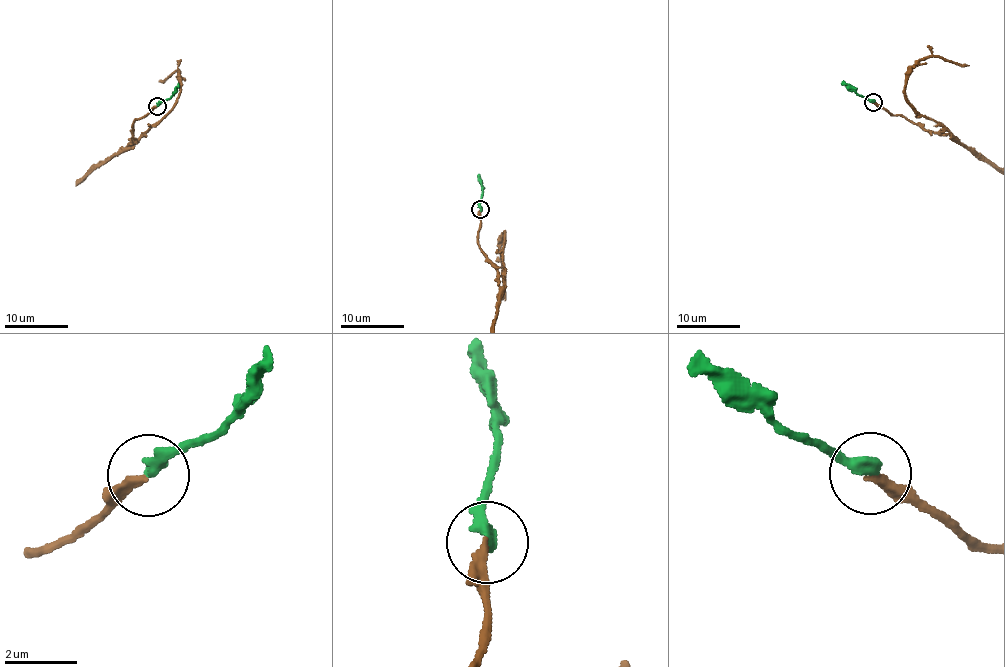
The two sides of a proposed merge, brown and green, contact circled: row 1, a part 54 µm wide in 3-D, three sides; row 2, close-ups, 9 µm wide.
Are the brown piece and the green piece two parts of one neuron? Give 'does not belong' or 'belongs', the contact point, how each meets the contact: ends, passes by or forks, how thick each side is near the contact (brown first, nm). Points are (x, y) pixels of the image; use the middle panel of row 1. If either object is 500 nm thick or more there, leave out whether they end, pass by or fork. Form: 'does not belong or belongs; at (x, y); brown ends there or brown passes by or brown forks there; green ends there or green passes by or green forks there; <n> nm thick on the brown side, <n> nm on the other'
belongs; at (480, 209); brown ends there; green ends there; 260 nm thick on the brown side, 360 nm on the other

